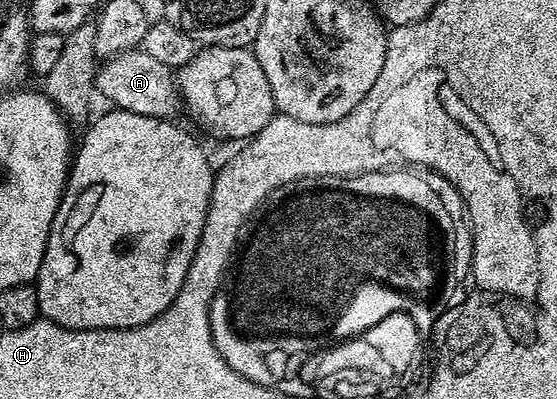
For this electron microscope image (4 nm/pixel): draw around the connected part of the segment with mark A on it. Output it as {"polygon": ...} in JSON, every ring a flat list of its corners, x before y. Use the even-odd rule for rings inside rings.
{"polygon":[[143,49,123,51,120,55,103,60,96,72,96,91,99,98,101,95,109,99,113,108,146,117,172,121,182,111,180,88,176,85,173,68,162,65,162,61,150,57,150,53]]}

